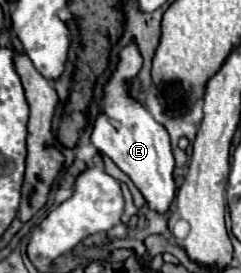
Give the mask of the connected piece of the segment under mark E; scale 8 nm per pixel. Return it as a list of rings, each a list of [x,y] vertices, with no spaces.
[[[135,42],[121,48],[115,70],[103,86],[103,112],[99,112],[95,118],[91,130],[91,142],[101,154],[109,156],[133,180],[133,184],[141,190],[151,210],[167,212],[175,198],[175,180],[173,180],[175,160],[171,154],[167,130],[153,120],[153,116],[139,100],[131,96],[131,80],[141,70],[141,64],[143,58]]]

